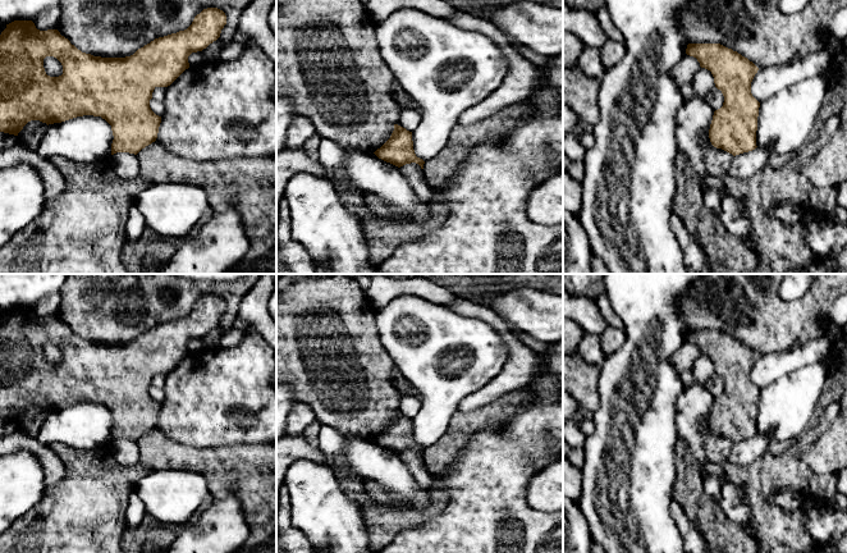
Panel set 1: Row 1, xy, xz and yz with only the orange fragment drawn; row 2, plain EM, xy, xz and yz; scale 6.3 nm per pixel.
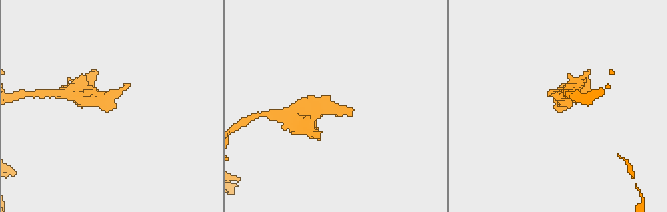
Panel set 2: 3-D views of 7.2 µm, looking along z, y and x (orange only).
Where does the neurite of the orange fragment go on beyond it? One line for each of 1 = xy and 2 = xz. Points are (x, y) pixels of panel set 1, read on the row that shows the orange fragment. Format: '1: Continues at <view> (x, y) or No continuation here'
1: No continuation here
2: No continuation here

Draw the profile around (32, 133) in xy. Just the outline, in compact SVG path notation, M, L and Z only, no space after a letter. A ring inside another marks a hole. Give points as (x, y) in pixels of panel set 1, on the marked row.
M40 120L28 122L18 133L18 140L27 148L36 150L47 131L47 124Z

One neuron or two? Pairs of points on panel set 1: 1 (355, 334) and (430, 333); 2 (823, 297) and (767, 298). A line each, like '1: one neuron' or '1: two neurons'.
1: two neurons
2: one neuron

